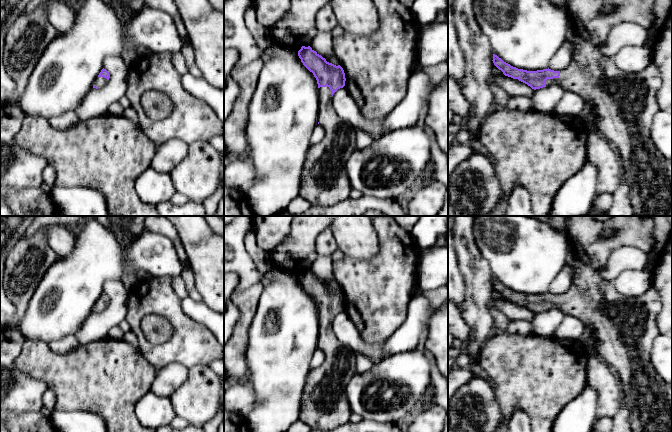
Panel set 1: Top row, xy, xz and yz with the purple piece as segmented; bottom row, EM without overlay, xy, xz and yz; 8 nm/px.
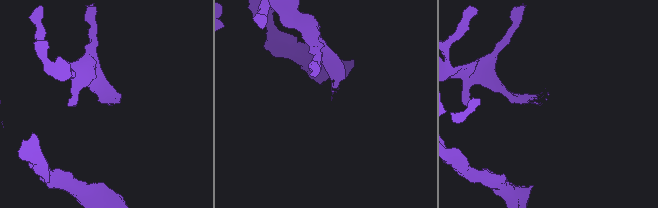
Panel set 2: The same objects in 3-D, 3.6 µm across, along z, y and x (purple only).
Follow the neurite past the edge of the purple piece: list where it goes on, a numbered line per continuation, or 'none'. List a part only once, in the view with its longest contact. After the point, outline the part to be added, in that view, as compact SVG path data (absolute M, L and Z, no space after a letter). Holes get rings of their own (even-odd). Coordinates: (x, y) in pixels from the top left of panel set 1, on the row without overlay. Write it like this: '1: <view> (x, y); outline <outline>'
1: yz (624, 328); outline M531 216L547 223L553 229L562 232L567 239L568 250L566 264L572 268L573 280L568 291L560 295L558 302L547 303L545 309L559 307L565 315L576 316L585 327L590 327L596 339L596 354L617 374L623 389L623 401L630 411L629 423L632 432L672 432L672 384L665 382L650 362L650 350L655 338L660 334L656 318L662 304L656 288L652 285L647 292L636 297L620 295L613 282L602 279L599 271L589 267L577 255L567 228L568 216Z

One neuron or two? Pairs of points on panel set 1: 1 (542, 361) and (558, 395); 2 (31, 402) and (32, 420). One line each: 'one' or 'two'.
1: one
2: two

